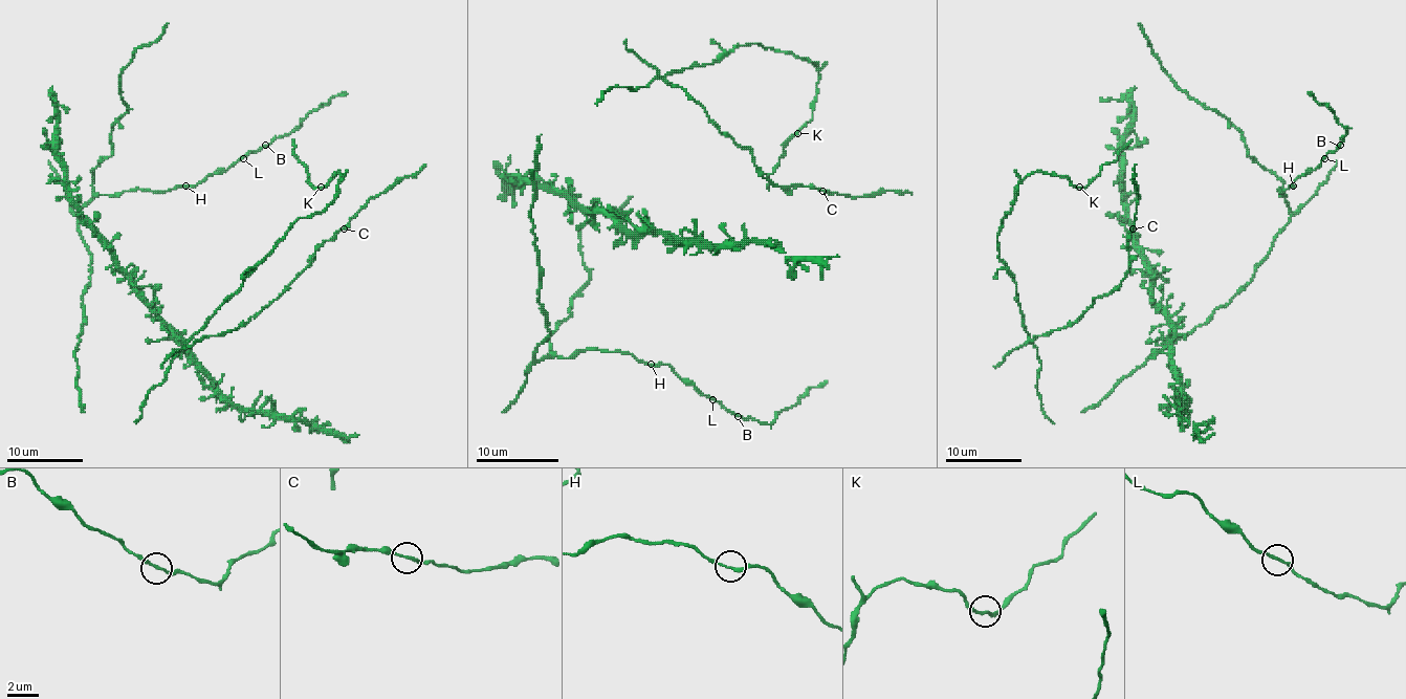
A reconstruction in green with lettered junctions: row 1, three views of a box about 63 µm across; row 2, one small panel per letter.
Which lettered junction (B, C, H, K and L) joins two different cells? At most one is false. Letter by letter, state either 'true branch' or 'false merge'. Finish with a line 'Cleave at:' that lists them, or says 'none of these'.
B: true branch
C: true branch
H: true branch
K: true branch
L: true branch
Cleave at: none of these

